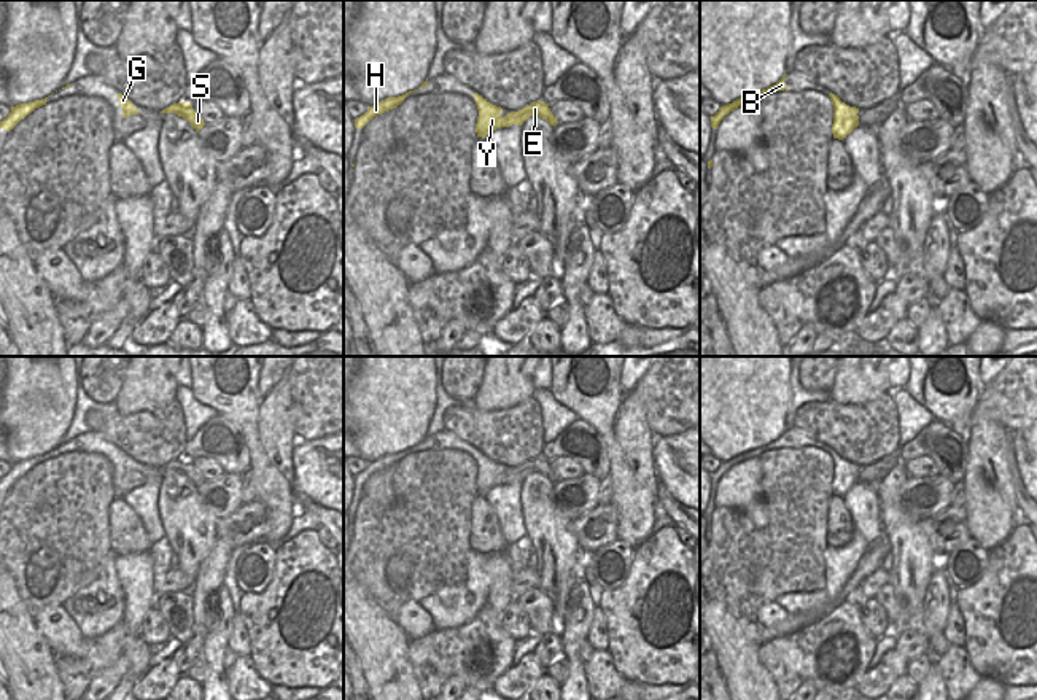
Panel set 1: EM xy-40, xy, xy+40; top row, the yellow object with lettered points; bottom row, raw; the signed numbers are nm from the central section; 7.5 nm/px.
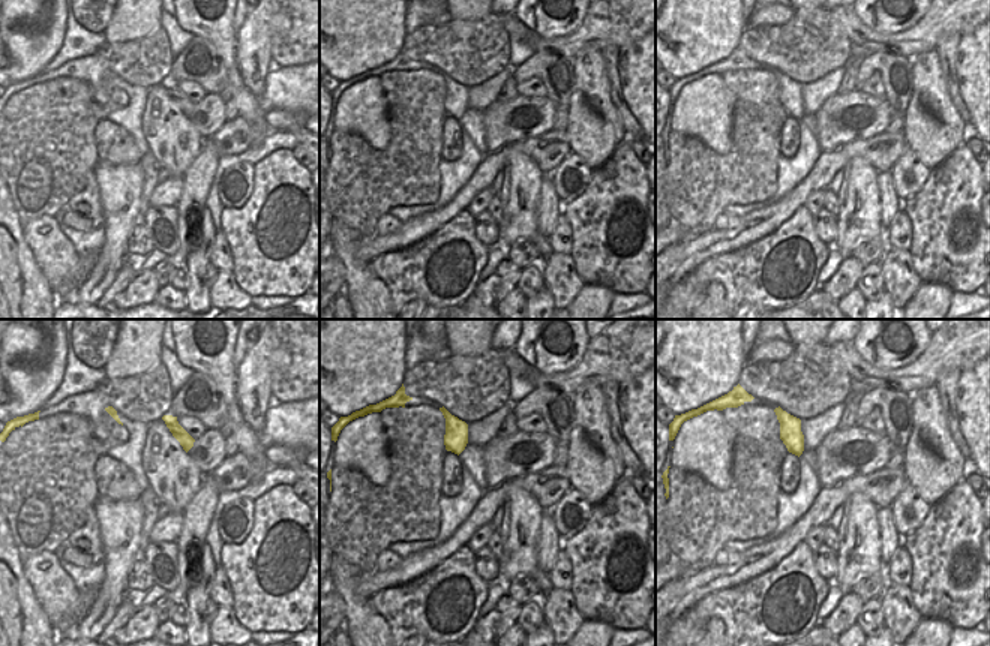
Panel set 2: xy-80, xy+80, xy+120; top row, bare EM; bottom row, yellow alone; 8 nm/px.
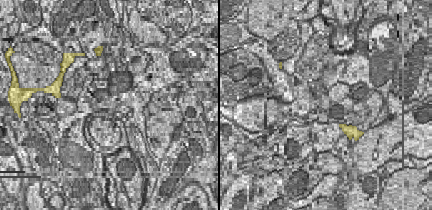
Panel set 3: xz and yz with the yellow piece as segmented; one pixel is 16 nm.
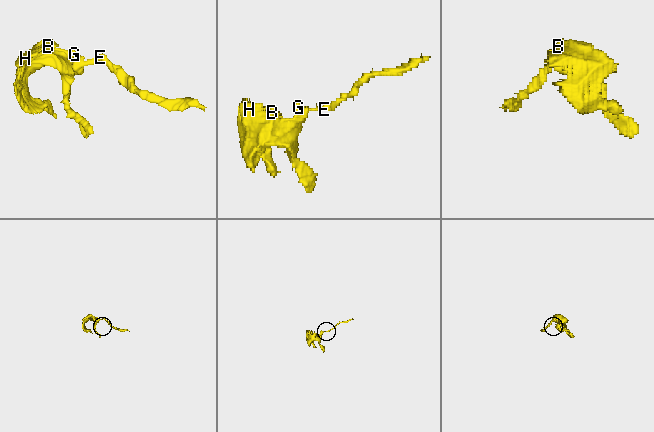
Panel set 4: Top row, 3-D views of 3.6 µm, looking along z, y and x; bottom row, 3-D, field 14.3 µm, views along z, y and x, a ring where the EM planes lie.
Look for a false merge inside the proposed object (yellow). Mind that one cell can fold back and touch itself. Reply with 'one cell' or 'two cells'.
two cells

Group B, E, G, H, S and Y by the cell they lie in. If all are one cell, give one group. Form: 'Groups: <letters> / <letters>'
Groups: B G H Y / E S

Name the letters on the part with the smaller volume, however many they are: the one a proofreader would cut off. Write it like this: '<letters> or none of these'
E, S

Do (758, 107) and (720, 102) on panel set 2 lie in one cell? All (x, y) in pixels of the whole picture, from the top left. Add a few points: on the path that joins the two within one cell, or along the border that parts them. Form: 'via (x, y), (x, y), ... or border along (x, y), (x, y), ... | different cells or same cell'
border along (720, 75), (734, 95), (732, 138) | different cells

